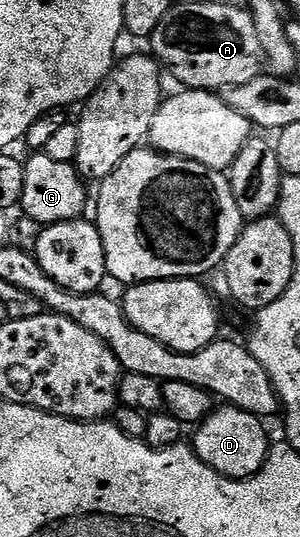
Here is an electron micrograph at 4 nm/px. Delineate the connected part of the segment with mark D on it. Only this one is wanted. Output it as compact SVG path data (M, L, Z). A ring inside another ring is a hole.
M230 404L212 409L211 413L194 427L193 449L206 466L227 478L252 478L265 464L269 453L264 419Z

